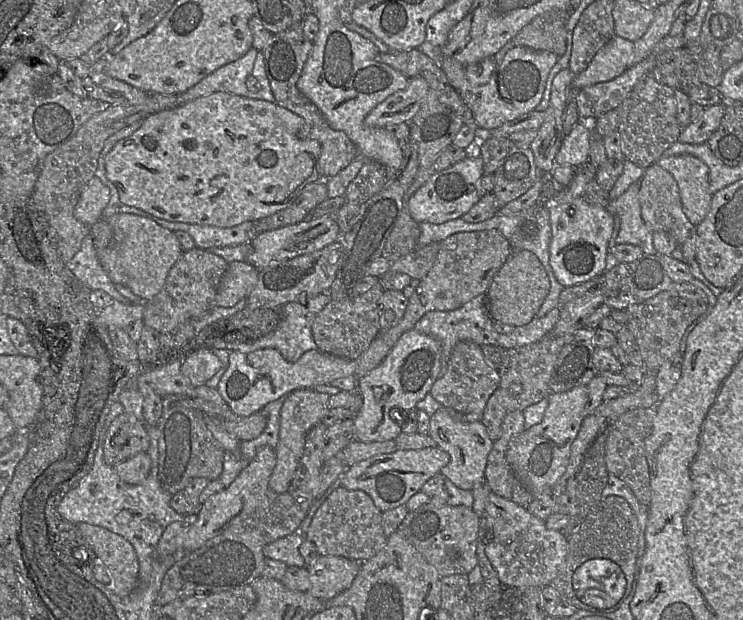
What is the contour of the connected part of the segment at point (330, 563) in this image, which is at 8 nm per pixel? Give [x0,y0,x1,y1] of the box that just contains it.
[305,556,361,599]

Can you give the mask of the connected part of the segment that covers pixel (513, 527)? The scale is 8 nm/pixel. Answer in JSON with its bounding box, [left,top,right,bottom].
[482,492,568,588]

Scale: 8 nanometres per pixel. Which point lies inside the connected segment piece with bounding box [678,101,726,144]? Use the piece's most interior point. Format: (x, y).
(697, 132)

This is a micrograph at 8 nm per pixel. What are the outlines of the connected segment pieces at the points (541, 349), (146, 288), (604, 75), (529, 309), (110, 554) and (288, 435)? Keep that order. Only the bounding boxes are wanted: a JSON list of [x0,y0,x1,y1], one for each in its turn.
[[481,336,564,442],[100,214,183,300],[571,35,634,89],[487,250,550,327],[76,523,139,599],[269,388,329,493]]

